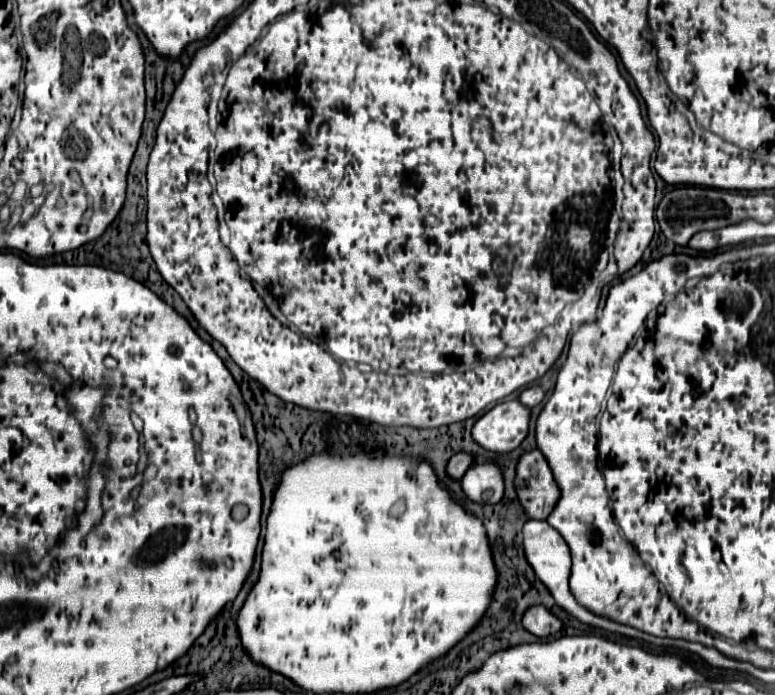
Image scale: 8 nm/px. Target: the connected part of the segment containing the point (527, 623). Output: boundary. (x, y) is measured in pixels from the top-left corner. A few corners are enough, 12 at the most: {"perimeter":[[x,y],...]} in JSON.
{"perimeter":[[530,607],[522,625],[536,637],[550,637],[562,621],[546,607]]}

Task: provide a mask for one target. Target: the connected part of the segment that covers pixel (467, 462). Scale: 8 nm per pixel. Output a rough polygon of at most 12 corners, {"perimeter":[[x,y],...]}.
{"perimeter":[[456,453],[446,471],[450,477],[462,479],[474,463],[470,453]]}

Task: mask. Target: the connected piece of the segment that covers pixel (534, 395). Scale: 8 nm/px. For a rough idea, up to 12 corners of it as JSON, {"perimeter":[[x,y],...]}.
{"perimeter":[[540,385],[522,391],[520,403],[534,407],[544,399]]}

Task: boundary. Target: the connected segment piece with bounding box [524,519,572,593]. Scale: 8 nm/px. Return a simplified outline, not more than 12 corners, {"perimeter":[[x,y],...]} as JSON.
{"perimeter":[[526,521],[524,553],[536,575],[568,573],[570,549],[546,521]]}

